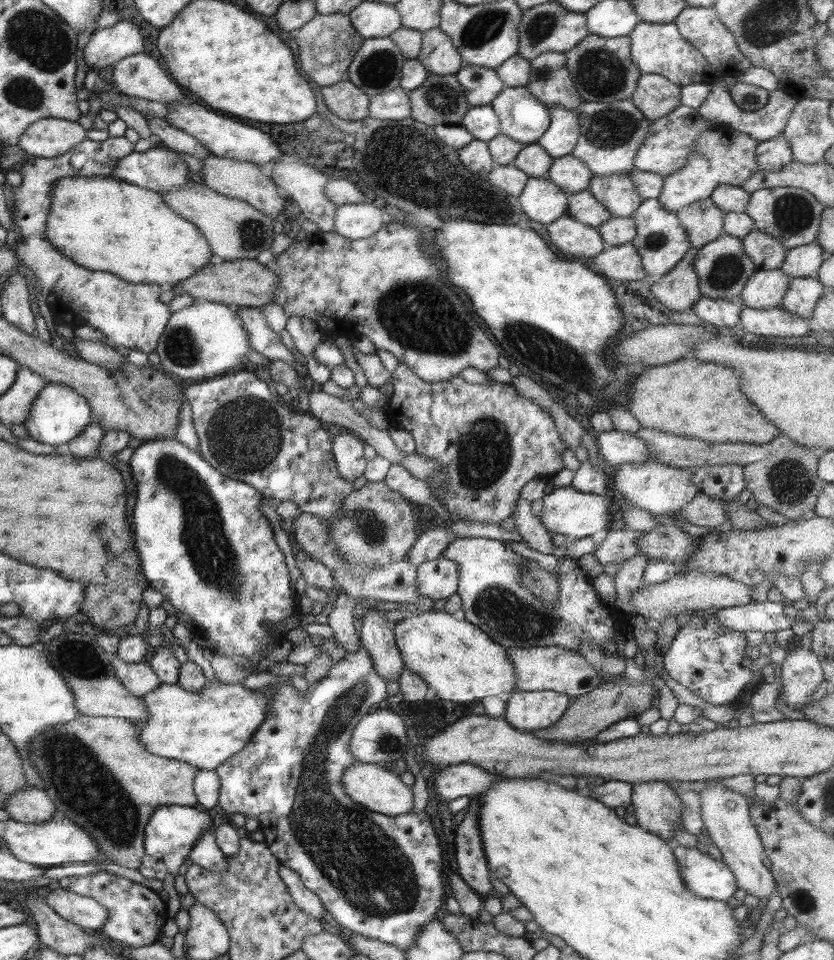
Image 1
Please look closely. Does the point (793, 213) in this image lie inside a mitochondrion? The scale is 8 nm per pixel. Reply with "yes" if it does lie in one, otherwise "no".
yes

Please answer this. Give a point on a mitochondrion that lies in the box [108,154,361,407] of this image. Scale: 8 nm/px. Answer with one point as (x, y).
(181, 347)

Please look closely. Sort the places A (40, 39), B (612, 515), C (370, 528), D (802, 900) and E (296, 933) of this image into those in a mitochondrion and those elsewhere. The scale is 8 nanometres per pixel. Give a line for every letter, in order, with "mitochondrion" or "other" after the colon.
A: mitochondrion
B: other
C: mitochondrion
D: other
E: other

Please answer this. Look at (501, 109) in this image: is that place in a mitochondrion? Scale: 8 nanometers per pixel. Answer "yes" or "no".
no

